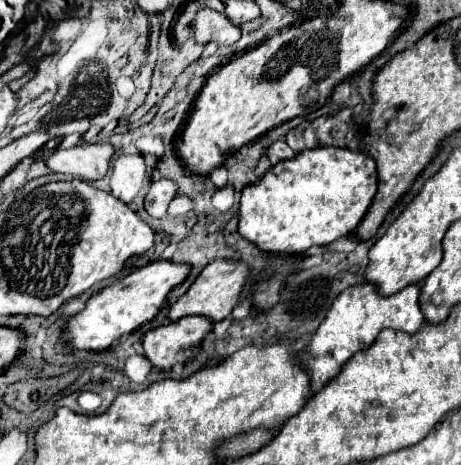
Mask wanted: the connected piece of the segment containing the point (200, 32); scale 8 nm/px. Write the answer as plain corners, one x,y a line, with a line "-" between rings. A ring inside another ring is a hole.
201,9
199,15
193,21
195,41
201,45
217,43
217,45
233,45
239,41
241,31
235,27
223,13
217,13
213,9

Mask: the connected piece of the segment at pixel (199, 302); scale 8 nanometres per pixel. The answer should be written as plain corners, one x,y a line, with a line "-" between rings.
215,259
215,261
211,261
197,275
197,279
185,291
185,295
181,295
171,305
171,309
167,313
167,319
169,321
179,321
181,317
201,315
201,317
207,317
211,321
223,321
225,317
229,317
231,309
237,305
237,299
239,299
239,293
241,293
245,281
247,281
247,275
249,275
249,269
241,261
227,261
227,259

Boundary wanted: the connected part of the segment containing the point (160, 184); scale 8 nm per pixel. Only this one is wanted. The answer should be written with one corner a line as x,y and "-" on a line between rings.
159,179
151,185
147,197
145,197
145,211
155,217
161,219
167,213
167,205
169,201
177,195
177,185
169,179

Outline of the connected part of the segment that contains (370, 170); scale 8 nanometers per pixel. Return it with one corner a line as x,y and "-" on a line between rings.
317,147
295,155
293,159
279,161
257,183
247,185
241,191
239,207
239,233
261,251
275,253
303,253
313,245
329,245
339,237
349,235
363,215
367,213
373,195
377,191
375,161
361,151
349,151
341,147

